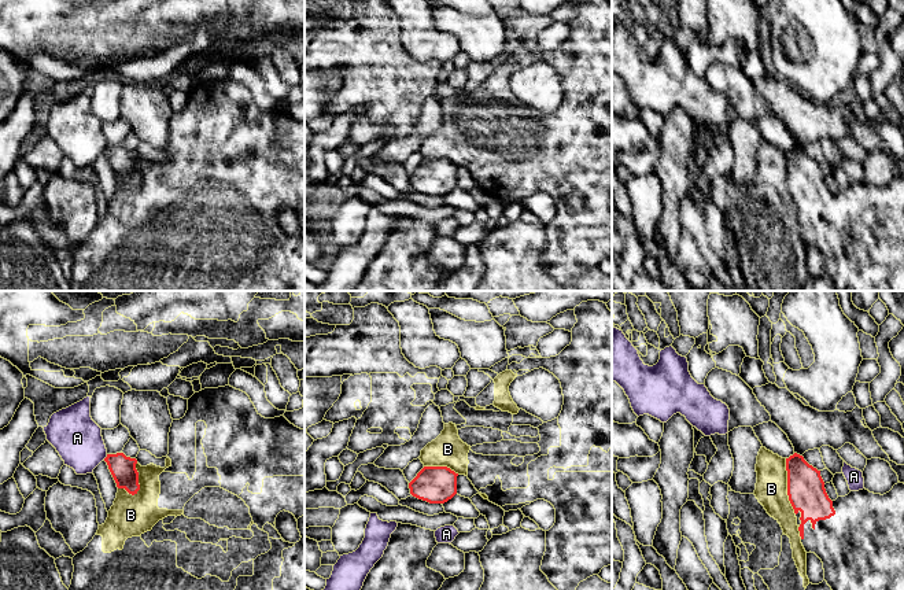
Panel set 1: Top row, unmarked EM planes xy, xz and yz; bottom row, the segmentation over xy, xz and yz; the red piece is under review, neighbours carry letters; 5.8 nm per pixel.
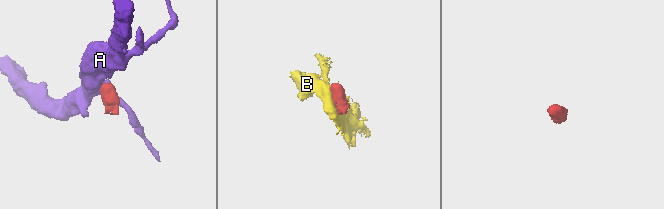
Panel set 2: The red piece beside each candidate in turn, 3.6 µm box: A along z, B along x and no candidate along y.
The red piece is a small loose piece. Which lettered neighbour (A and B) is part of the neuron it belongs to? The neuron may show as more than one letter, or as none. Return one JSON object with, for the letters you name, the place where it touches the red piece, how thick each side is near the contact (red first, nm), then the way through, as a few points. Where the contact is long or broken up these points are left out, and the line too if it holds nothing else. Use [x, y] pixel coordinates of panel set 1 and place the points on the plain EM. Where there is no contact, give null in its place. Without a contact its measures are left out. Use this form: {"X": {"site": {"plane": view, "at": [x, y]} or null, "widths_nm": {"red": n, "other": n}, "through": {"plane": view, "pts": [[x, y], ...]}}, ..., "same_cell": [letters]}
{"same_cell": []}

